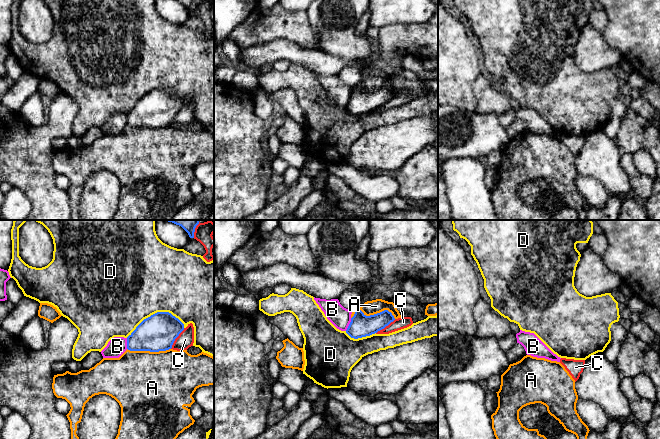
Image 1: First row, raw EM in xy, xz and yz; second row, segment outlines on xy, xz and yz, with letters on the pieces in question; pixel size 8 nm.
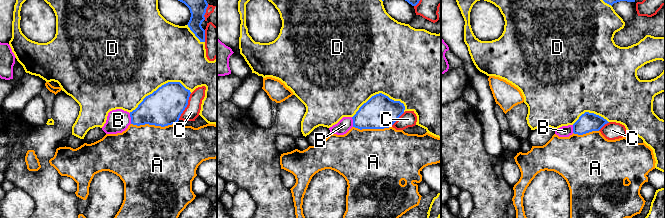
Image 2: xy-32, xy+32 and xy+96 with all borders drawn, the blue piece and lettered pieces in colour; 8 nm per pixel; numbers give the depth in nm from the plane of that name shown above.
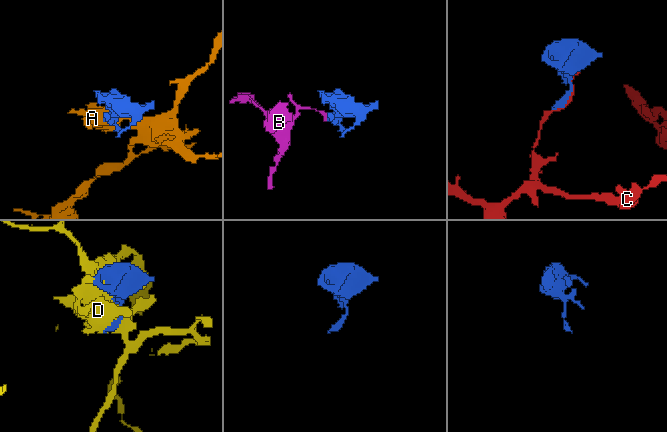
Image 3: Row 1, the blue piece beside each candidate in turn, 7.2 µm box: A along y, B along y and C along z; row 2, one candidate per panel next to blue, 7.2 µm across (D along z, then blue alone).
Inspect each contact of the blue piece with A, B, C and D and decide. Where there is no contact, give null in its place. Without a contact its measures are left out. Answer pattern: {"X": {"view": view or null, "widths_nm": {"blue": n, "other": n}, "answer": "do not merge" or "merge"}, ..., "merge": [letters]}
{"A": {"view": "xy", "widths_nm": {"blue": 300, "other": 480}, "answer": "do not merge"}, "B": {"view": "xz", "widths_nm": {"blue": 180, "other": 170}, "answer": "do not merge"}, "C": {"view": "xy", "widths_nm": {"blue": 300, "other": 130}, "answer": "do not merge"}, "D": {"view": "xy", "widths_nm": {"blue": 300, "other": 500}, "answer": "do not merge"}, "merge": []}

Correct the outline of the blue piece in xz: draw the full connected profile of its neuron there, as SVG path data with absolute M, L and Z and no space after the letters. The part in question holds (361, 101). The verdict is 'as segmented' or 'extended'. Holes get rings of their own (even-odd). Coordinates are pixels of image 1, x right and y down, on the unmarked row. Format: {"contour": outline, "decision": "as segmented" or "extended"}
{"contour": "M356 86L346 109L354 115L370 112L384 105L395 96L388 86L366 92L361 86Z", "decision": "as segmented"}

